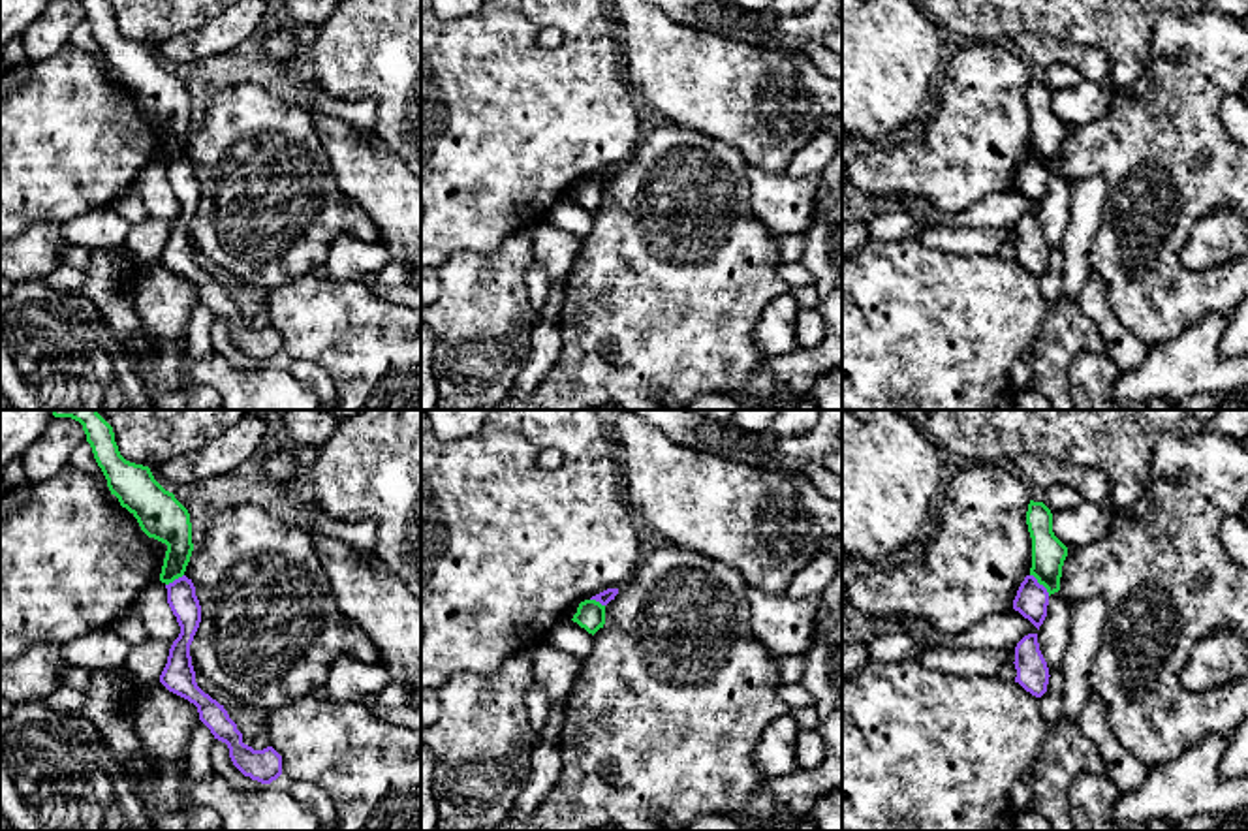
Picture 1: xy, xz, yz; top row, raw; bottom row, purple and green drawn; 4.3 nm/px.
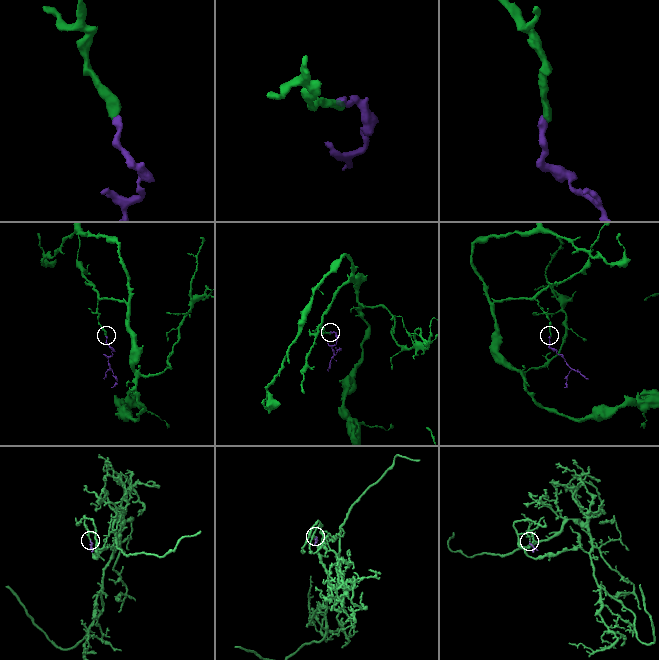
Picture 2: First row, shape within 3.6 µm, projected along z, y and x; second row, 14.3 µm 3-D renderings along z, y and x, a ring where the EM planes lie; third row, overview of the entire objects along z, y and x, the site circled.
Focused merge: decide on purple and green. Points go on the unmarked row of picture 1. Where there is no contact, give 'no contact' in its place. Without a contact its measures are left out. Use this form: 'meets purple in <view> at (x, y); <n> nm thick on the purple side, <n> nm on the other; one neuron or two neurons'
meets purple in yz at (1042, 164); 140 nm thick on the purple side, 140 nm on the other; two neurons

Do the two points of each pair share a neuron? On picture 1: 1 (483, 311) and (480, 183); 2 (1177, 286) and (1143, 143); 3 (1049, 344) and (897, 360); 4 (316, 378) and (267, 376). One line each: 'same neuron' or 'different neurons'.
1: different neurons
2: same neuron
3: different neurons
4: different neurons

